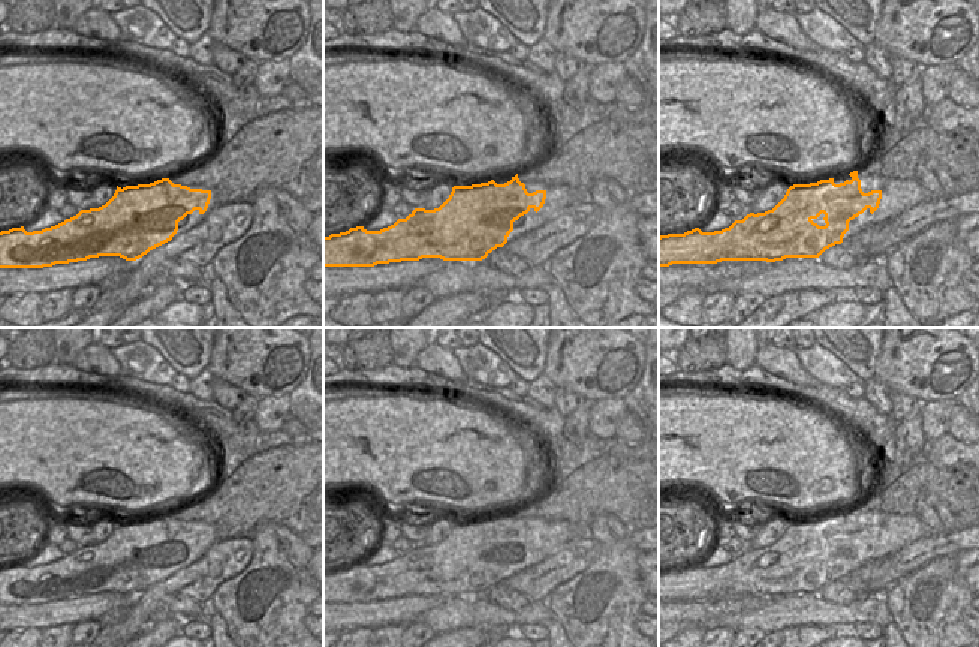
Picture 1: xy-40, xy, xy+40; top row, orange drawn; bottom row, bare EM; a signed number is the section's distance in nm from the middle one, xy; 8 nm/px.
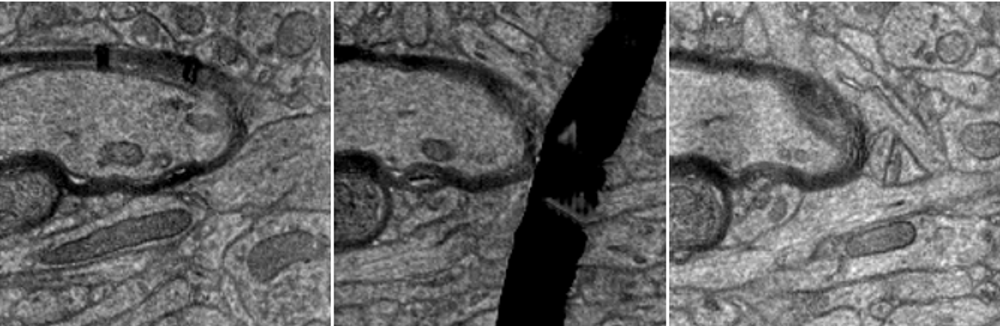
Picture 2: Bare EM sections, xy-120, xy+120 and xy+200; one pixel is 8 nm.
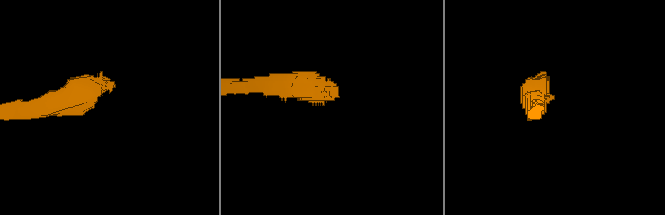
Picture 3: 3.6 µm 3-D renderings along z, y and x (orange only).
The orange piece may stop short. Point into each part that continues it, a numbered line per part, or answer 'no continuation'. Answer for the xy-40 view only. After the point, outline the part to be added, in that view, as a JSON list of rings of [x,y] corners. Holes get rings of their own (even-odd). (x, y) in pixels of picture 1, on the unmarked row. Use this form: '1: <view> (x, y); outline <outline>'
1: xy-40 (190, 556); outline [[[198,520],[189,521],[189,523],[190,524],[210,526],[211,527],[211,535],[210,535],[208,544],[204,550],[201,550],[199,545],[195,545],[192,550],[187,550],[183,556],[180,556],[178,557],[178,566],[172,574],[175,574],[177,571],[180,571],[183,568],[187,568],[193,562],[196,562],[198,559],[201,559],[205,554],[207,548],[219,541],[217,539],[217,530],[211,524],[207,524],[207,523],[198,521]]]

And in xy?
1: xy (559, 533); outline [[[524,518],[528,529],[545,526],[546,535],[543,542],[536,548],[534,544],[513,557],[513,566],[507,572],[507,578],[513,574],[539,563],[540,560],[555,554],[572,539],[591,538],[588,524],[572,524],[569,521],[551,521],[543,518]]]

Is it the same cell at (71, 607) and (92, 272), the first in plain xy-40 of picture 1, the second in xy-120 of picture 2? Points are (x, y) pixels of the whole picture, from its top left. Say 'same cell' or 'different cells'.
same cell

